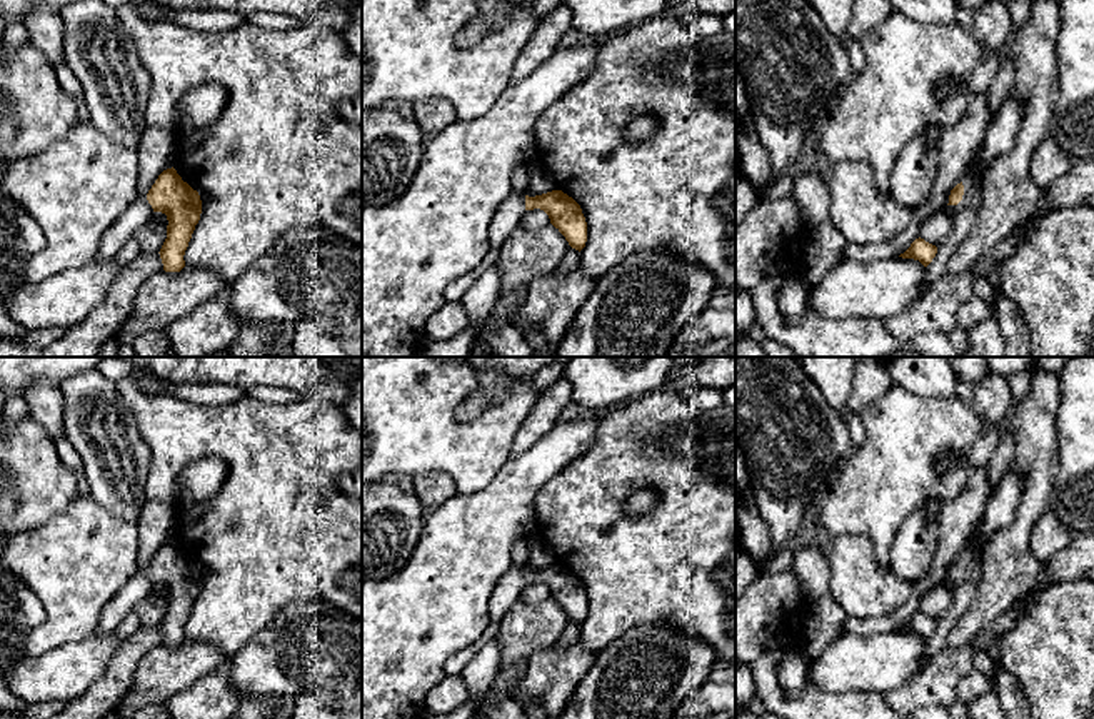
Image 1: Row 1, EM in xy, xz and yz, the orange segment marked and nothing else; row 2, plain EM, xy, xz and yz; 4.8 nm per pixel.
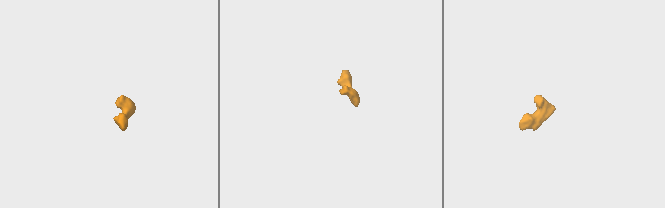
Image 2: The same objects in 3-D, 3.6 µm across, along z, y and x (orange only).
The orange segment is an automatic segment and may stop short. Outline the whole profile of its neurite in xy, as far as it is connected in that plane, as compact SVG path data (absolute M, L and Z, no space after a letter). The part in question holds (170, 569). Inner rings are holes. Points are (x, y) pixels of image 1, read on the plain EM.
M173 541L163 544L148 564L148 567L145 571L138 569L130 577L130 581L118 591L118 594L107 602L100 616L97 632L107 634L115 631L122 619L128 612L135 611L135 607L153 591L155 586L165 587L168 594L167 612L158 626L163 644L180 646L185 641L185 624L188 621L195 599L200 594L202 574L198 566L193 564L187 556L183 556Z

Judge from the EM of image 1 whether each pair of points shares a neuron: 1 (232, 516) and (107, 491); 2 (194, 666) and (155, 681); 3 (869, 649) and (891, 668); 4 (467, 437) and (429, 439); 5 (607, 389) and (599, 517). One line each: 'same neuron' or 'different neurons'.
1: different neurons
2: same neuron
3: same neuron
4: same neuron
5: different neurons

